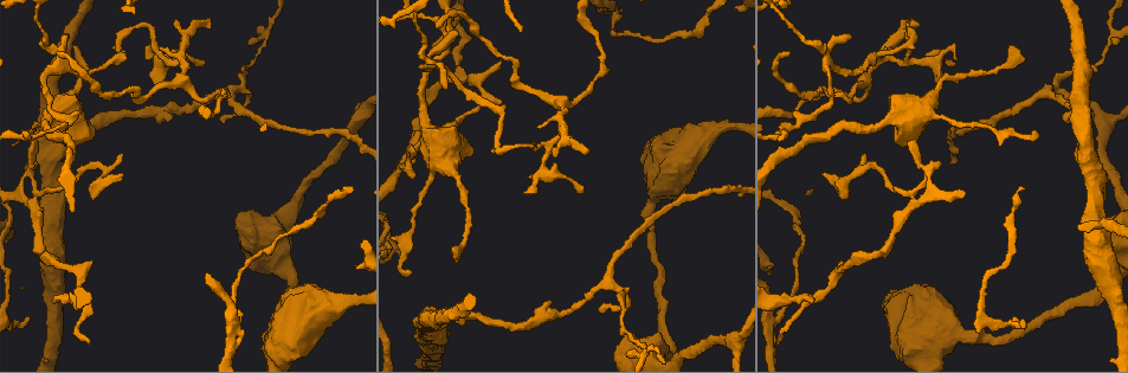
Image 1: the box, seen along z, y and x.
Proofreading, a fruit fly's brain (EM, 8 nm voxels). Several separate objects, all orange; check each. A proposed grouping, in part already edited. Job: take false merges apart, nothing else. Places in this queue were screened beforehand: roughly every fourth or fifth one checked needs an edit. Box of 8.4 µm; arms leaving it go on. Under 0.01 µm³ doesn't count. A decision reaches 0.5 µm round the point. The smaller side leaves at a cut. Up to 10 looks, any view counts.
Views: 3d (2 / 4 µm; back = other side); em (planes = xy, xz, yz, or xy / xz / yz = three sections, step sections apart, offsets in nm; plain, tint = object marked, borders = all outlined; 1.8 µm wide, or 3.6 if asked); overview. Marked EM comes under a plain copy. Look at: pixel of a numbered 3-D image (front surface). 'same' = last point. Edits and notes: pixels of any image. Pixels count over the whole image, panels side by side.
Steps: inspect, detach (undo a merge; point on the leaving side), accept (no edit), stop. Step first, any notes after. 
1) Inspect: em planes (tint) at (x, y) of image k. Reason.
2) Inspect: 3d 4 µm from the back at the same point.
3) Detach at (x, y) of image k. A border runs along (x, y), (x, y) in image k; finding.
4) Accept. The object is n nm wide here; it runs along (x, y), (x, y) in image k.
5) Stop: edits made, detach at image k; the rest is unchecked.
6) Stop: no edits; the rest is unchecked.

Inspect: em planes (tint) at (560, 105) of image 1. Branch point.

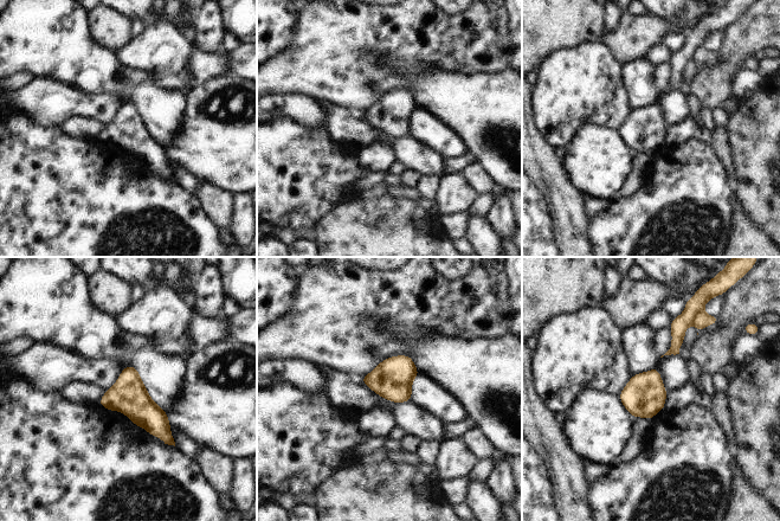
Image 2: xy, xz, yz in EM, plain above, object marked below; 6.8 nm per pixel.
Detach at (678, 326) of image 2. The object is 260 nm wide here; two cells meet here.

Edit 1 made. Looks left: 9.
Inspect: overview. See it whole again.

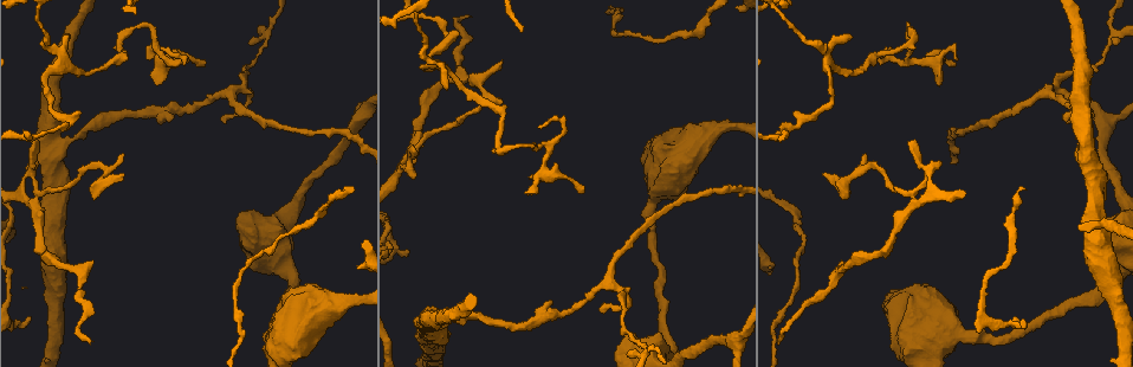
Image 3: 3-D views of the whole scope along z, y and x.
Inspect: 3d 2 µm at (606, 283) of image 3. Four-way junction.

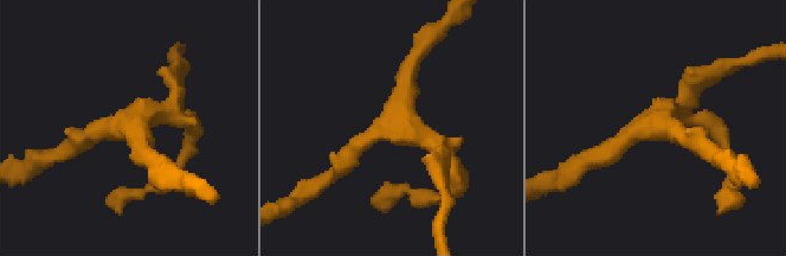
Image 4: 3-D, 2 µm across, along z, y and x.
Inspect: em yz step 4 (tint) at (653, 130) of image 4. 4 arms meet here.

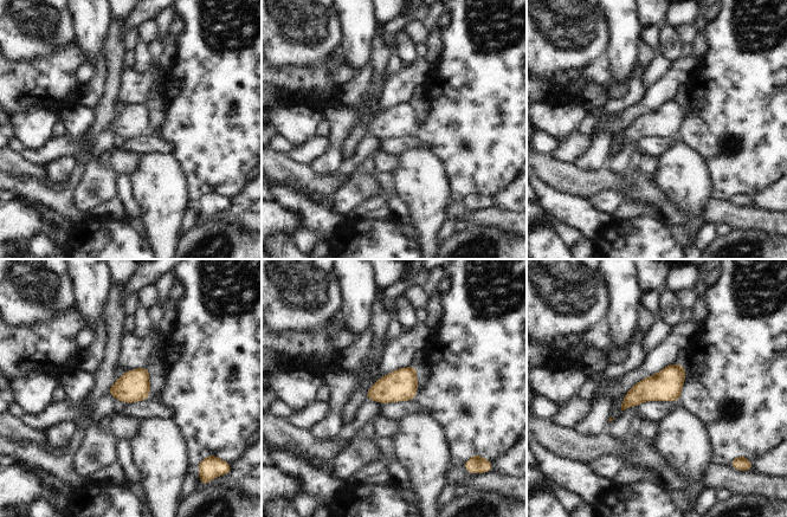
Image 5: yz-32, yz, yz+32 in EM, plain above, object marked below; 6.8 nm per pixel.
Inspect: em planes (borders) at the same point.

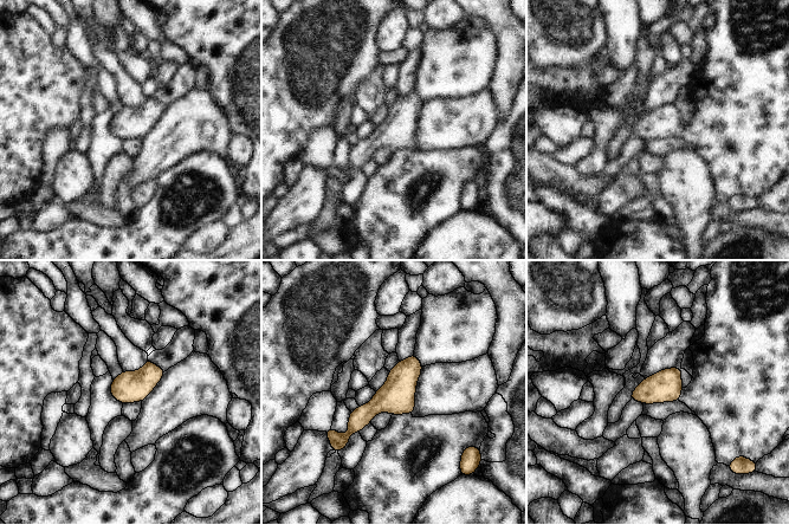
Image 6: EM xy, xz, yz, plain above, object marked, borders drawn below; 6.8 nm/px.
Accept. It runs along (413, 358), (403, 377), (340, 438) in image 6; one cell here.

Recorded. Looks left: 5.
Inspect: 3d 2 µm at (81, 133) of image 3. Calibre changes.

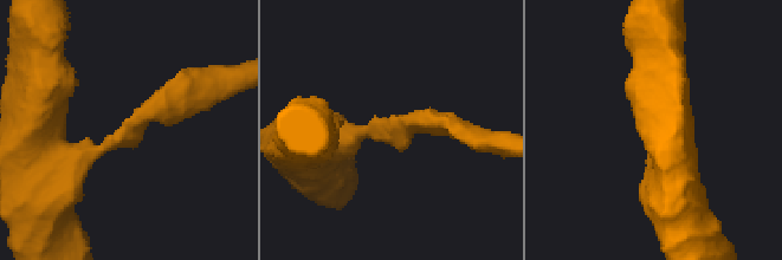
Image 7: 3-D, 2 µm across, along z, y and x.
Inspect: em planes (tint) at (127, 134) of image 7. The arms are 190, 440 nm wide; now the EM.

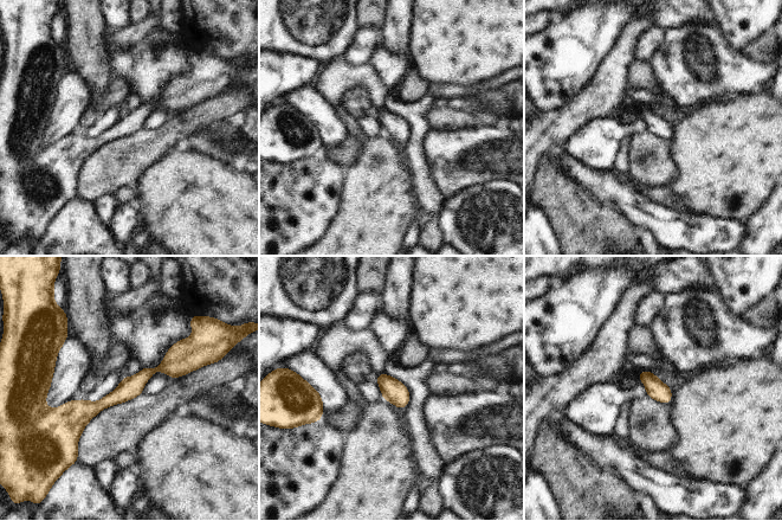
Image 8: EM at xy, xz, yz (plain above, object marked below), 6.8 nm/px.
Accept. It runs along (193, 364), (149, 371), (94, 409), (60, 413) in image 8; one cell here.

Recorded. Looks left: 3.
Inspect: em planes (tint) at (913, 201) of image 3. Sharp bend.

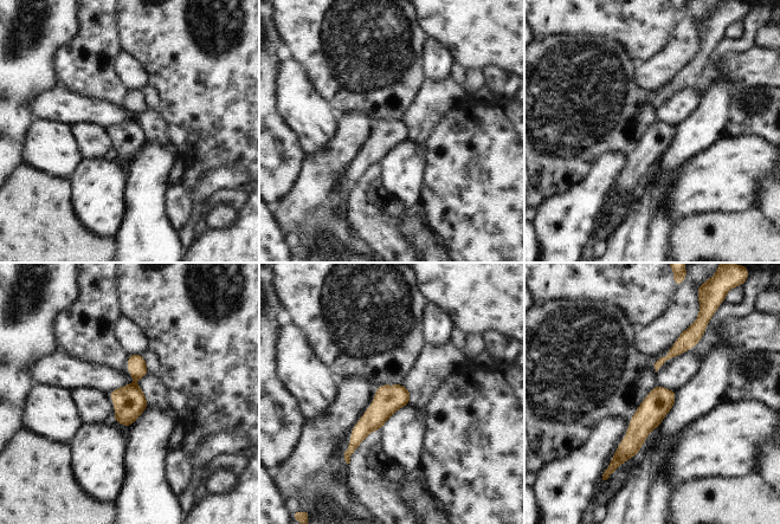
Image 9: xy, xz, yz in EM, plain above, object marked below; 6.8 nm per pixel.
Accept. The object is 190 nm wide here; it runs along (401, 387), (360, 431), (349, 451) in image 9; continuous, no second cell.

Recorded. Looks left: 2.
Stop: edits made, detach at image 2; the rest is unchecked.

